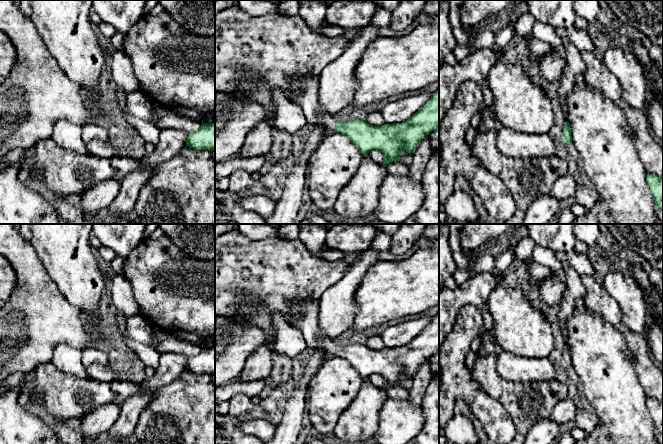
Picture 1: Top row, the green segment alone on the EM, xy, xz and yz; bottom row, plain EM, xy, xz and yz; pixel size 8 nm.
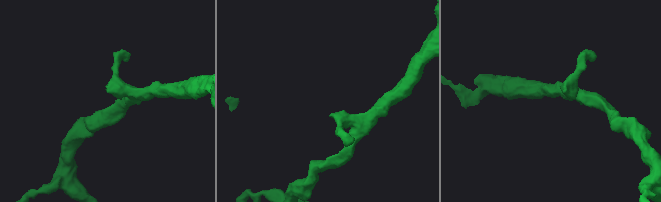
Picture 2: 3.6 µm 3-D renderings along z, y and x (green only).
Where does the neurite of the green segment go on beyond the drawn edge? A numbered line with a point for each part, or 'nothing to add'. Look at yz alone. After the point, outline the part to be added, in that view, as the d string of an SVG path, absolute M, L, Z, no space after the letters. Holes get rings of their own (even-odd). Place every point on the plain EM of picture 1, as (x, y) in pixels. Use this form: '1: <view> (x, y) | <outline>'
nothing to add

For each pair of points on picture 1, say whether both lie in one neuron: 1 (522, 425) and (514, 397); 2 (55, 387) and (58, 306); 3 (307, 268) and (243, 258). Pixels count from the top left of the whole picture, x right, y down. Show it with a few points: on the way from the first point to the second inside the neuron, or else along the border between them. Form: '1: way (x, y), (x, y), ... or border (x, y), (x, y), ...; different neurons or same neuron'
1: way (522, 418), (522, 412), (518, 408), (518, 404); same neuron
2: border (49, 361), (39, 364), (32, 372); different neurons
3: way (291, 265), (289, 263), (265, 263), (259, 259); same neuron

